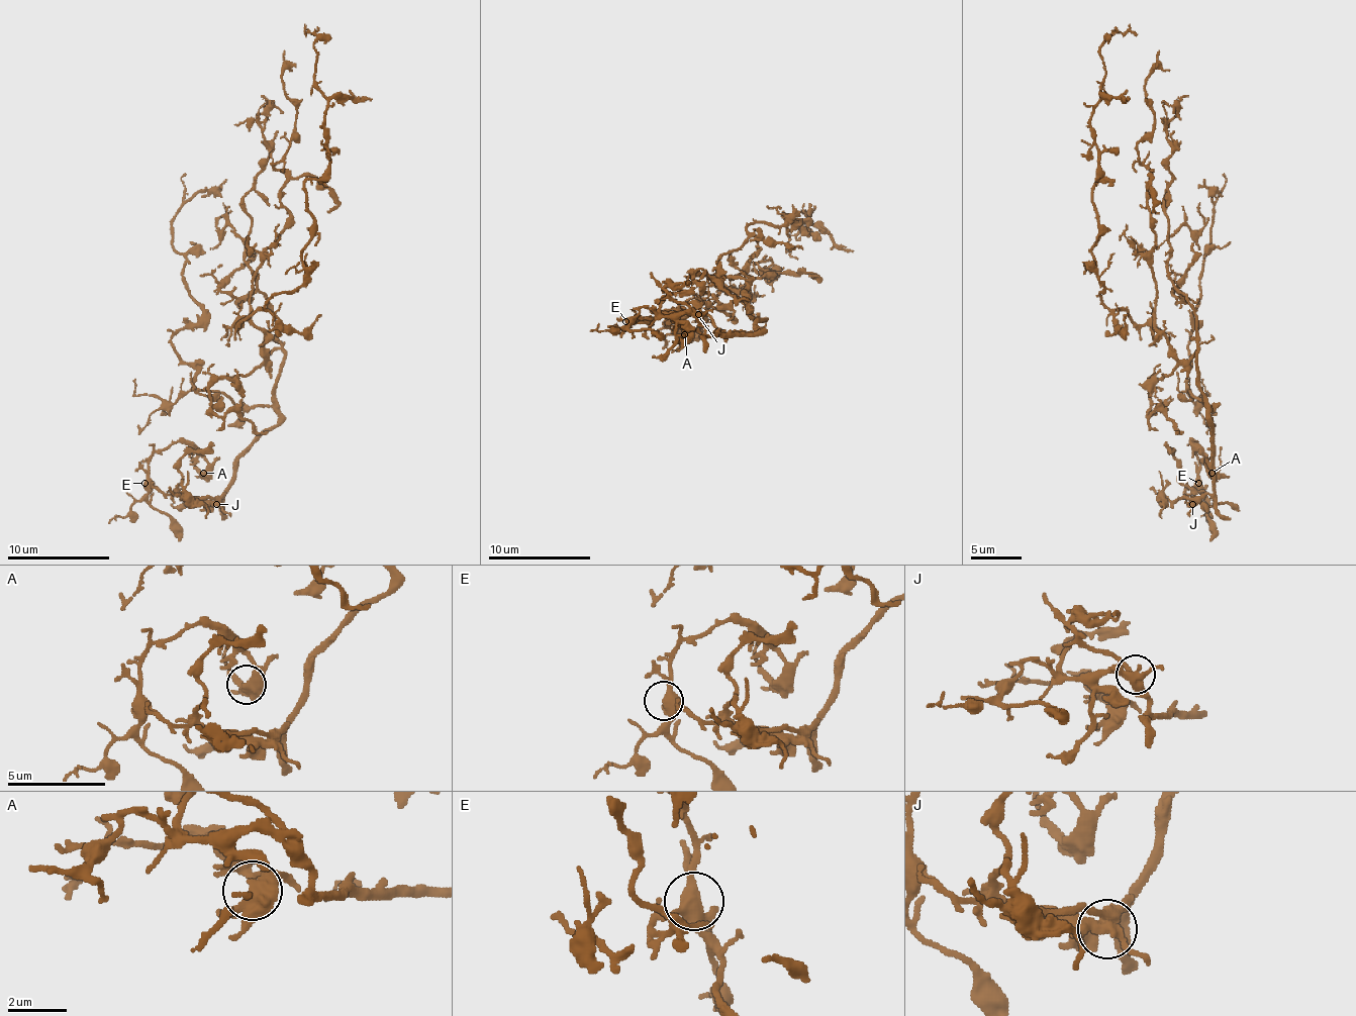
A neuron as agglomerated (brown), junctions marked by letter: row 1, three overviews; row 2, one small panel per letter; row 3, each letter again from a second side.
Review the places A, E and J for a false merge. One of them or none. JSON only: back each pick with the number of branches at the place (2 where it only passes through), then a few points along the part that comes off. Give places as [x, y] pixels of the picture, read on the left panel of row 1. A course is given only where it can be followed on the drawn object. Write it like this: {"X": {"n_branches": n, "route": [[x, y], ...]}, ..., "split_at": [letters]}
{"split_at": []}

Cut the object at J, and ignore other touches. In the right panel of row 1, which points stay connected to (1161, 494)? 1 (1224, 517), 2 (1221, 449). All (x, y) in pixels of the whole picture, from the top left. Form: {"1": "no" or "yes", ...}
{"1": "yes", "2": "no"}

